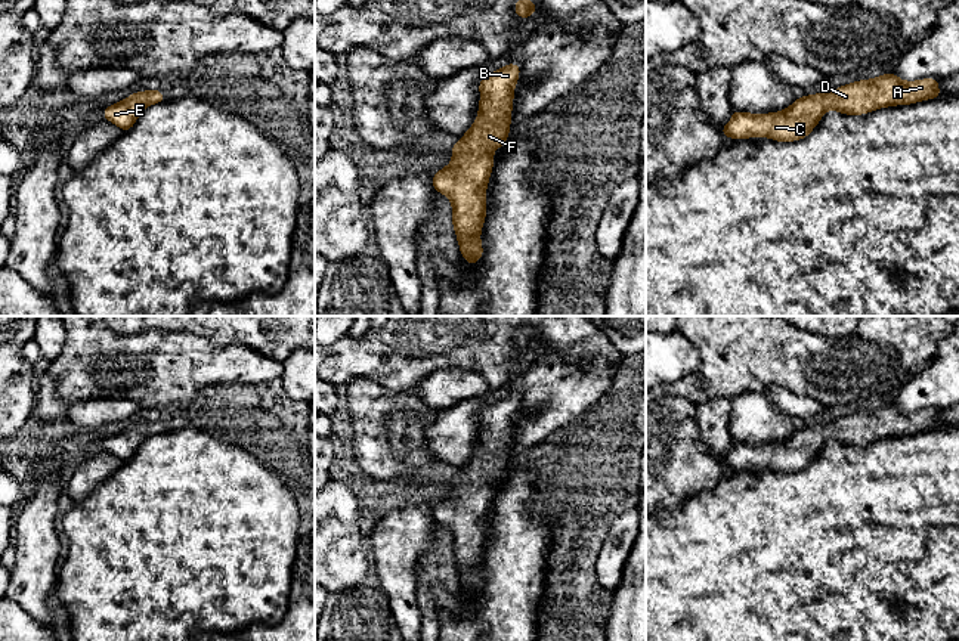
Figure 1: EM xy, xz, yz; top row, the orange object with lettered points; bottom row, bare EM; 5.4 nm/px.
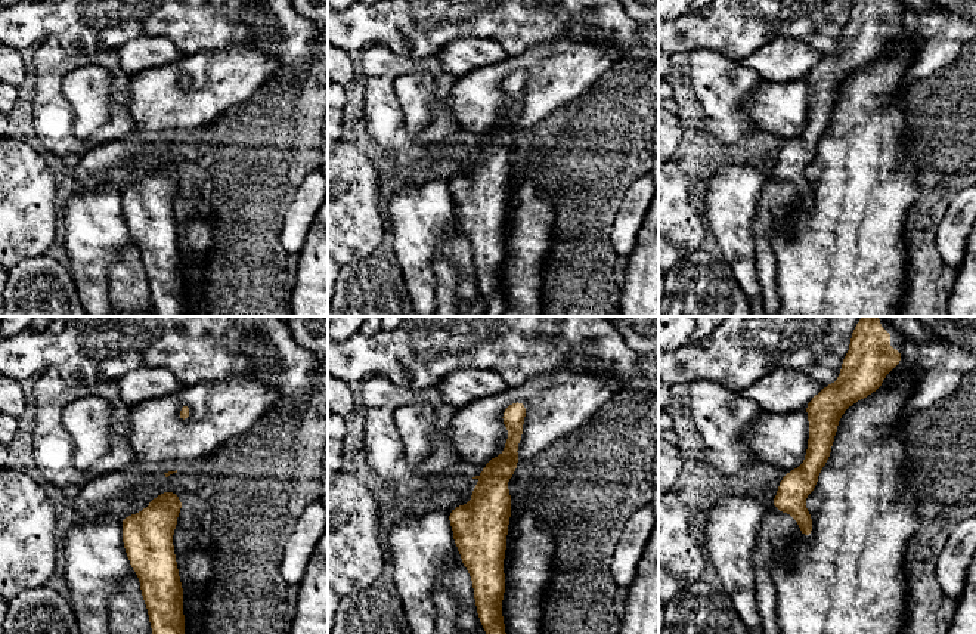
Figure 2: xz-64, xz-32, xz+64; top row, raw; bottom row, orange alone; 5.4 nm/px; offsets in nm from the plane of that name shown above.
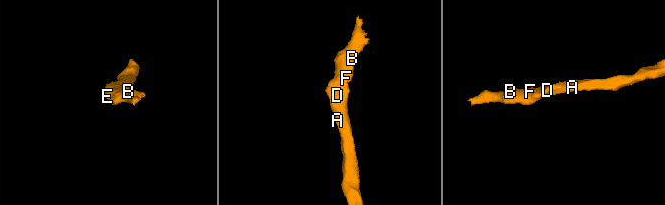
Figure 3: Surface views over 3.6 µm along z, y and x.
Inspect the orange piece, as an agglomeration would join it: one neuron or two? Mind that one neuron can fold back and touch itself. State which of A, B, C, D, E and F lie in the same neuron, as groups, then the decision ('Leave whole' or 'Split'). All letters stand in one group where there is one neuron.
Groups: A B C D E F. Leave whole

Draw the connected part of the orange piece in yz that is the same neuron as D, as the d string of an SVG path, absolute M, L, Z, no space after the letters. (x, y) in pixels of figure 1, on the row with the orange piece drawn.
M882 74L872 80L844 84L830 93L817 92L802 96L779 112L748 114L733 111L731 120L721 130L724 137L770 137L777 142L794 142L807 137L826 111L847 115L867 114L879 108L909 105L943 97L940 80L924 78L903 81L895 74Z

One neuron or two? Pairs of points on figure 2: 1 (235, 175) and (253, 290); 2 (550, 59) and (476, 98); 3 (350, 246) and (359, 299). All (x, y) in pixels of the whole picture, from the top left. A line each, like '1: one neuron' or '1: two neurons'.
1: one neuron
2: one neuron
3: two neurons

